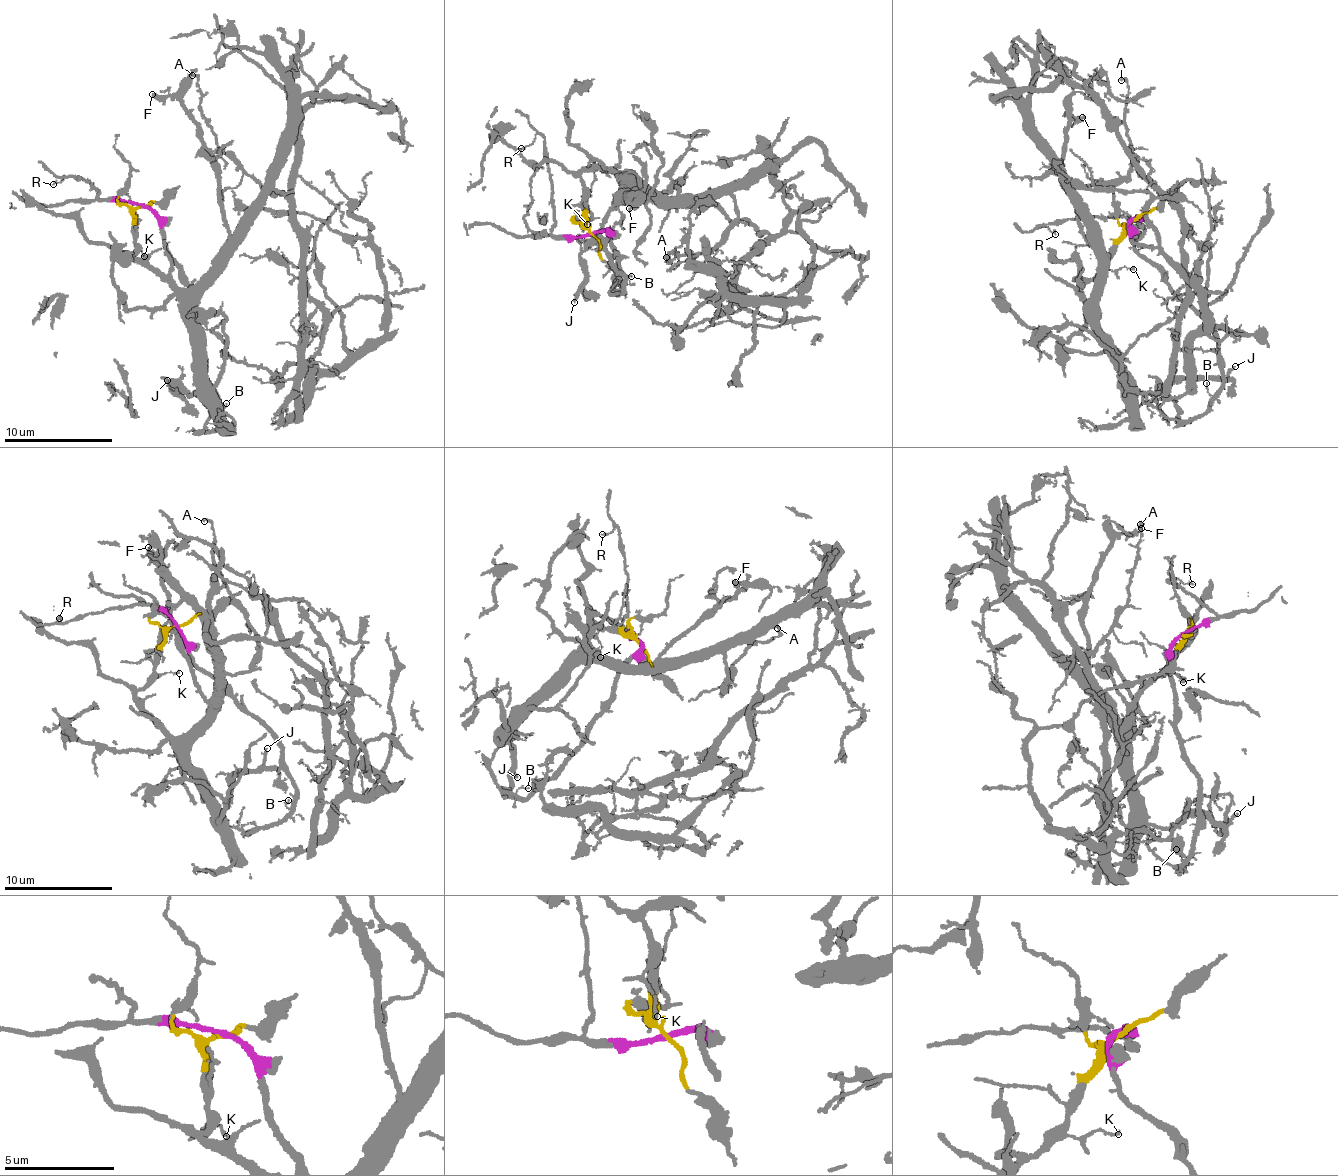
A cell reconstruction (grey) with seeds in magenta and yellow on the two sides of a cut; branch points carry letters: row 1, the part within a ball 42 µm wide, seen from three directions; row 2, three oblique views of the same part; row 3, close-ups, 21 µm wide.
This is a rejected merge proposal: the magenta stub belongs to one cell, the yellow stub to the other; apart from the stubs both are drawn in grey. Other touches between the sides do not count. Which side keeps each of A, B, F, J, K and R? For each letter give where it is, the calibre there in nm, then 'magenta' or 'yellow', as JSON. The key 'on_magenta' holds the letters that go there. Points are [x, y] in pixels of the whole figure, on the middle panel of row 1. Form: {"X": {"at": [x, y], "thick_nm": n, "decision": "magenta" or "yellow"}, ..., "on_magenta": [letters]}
{"A": {"at": [666, 257], "thick_nm": 200, "decision": "yellow"}, "B": {"at": [631, 276], "thick_nm": 110, "decision": "magenta"}, "F": {"at": [629, 208], "thick_nm": 320, "decision": "yellow"}, "J": {"at": [574, 302], "thick_nm": 180, "decision": "yellow"}, "K": {"at": [587, 224], "thick_nm": 110, "decision": "yellow"}, "R": {"at": [521, 148], "thick_nm": 120, "decision": "magenta"}, "on_magenta": ["B", "R"]}

